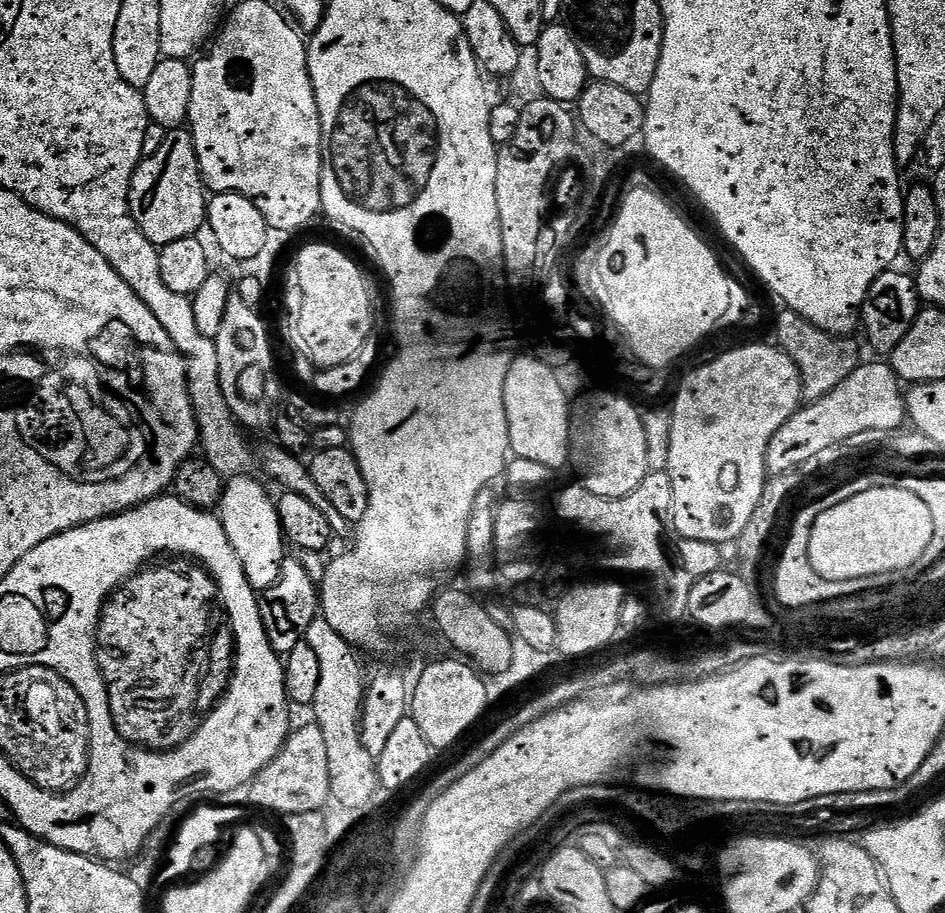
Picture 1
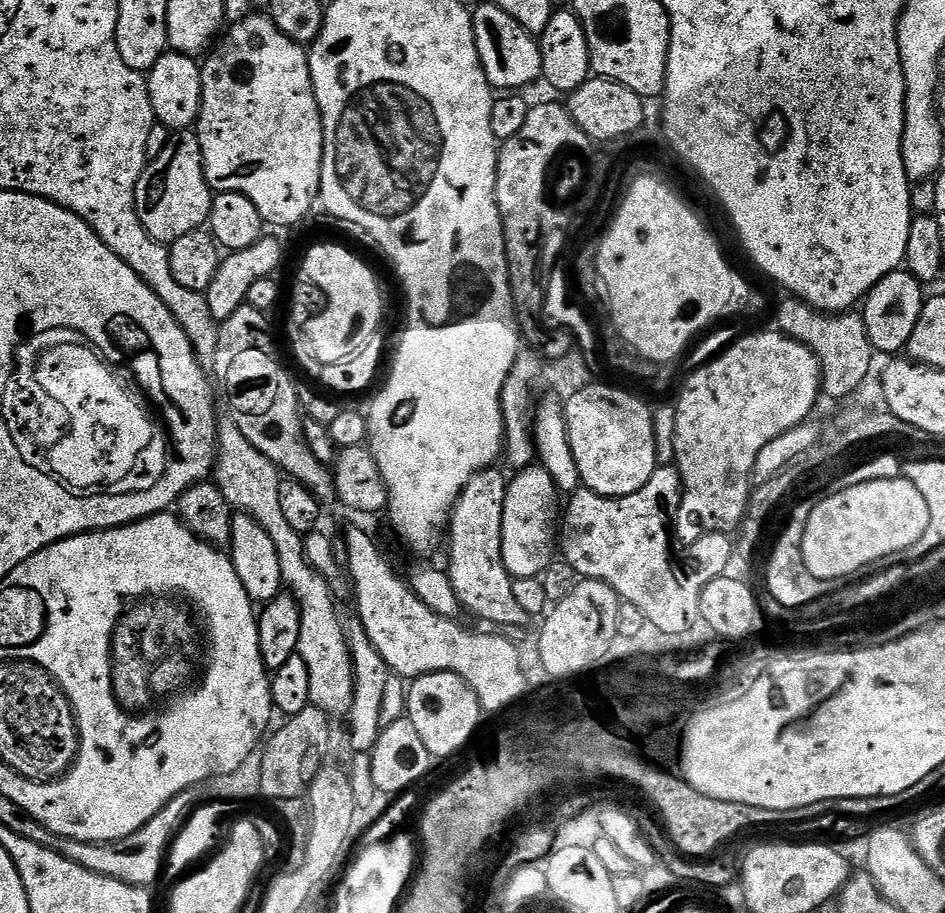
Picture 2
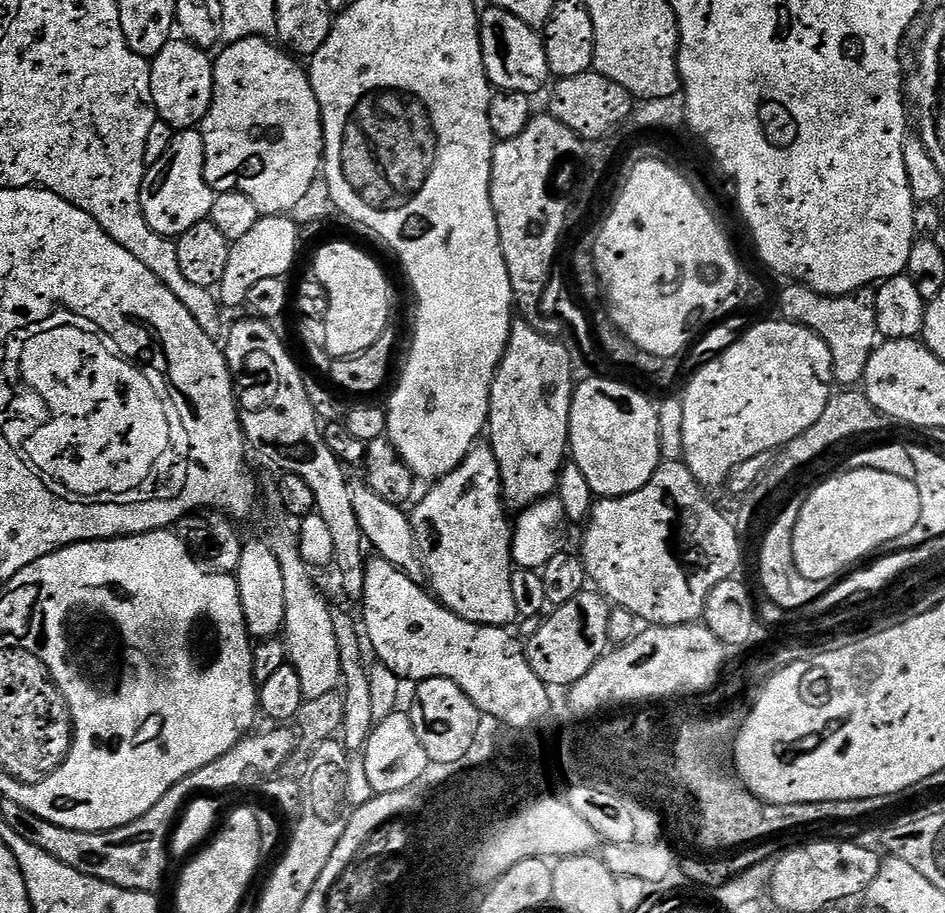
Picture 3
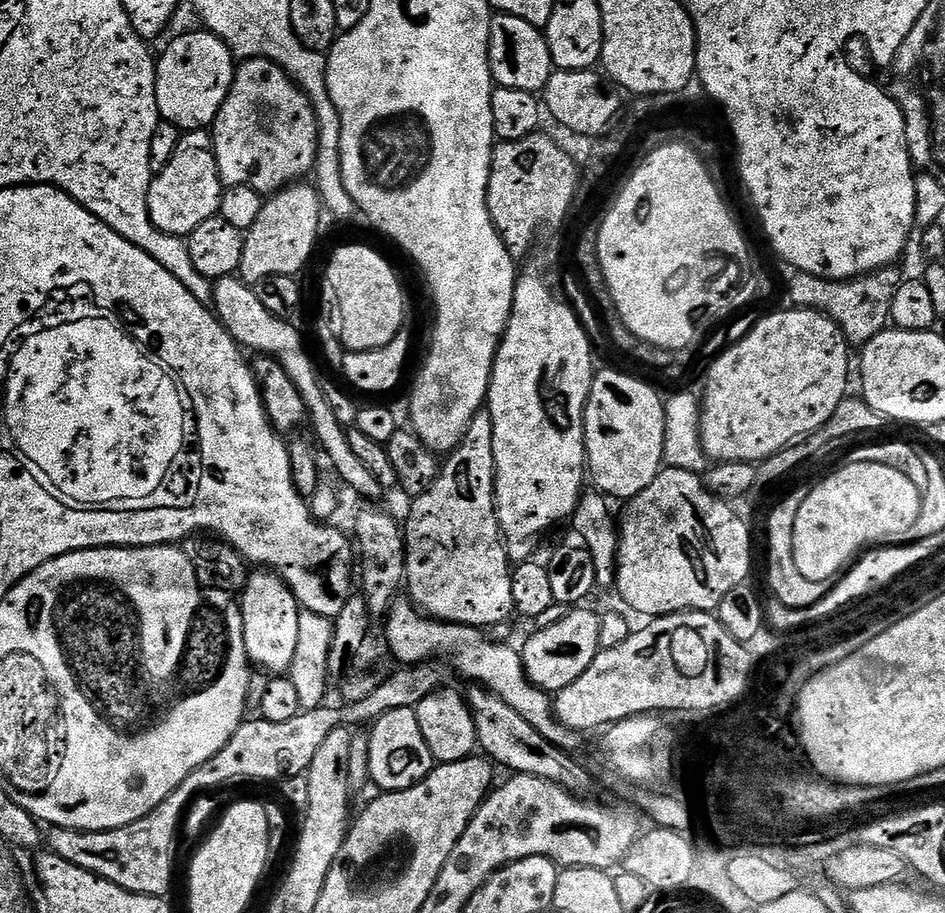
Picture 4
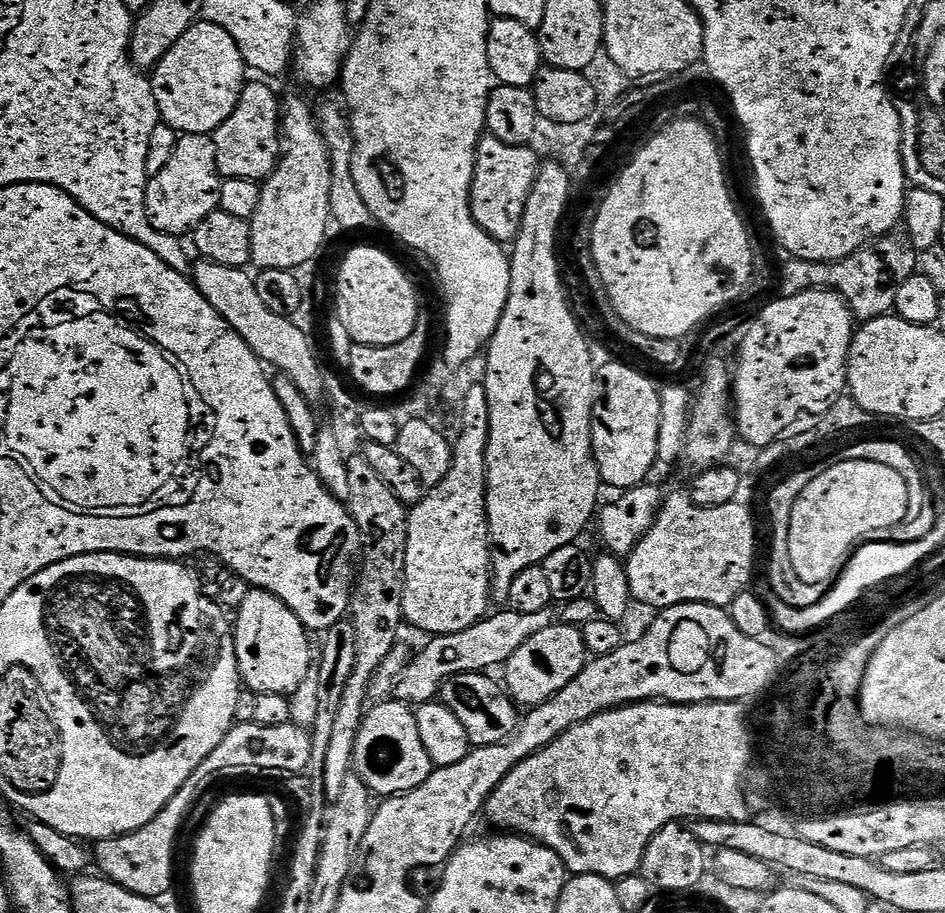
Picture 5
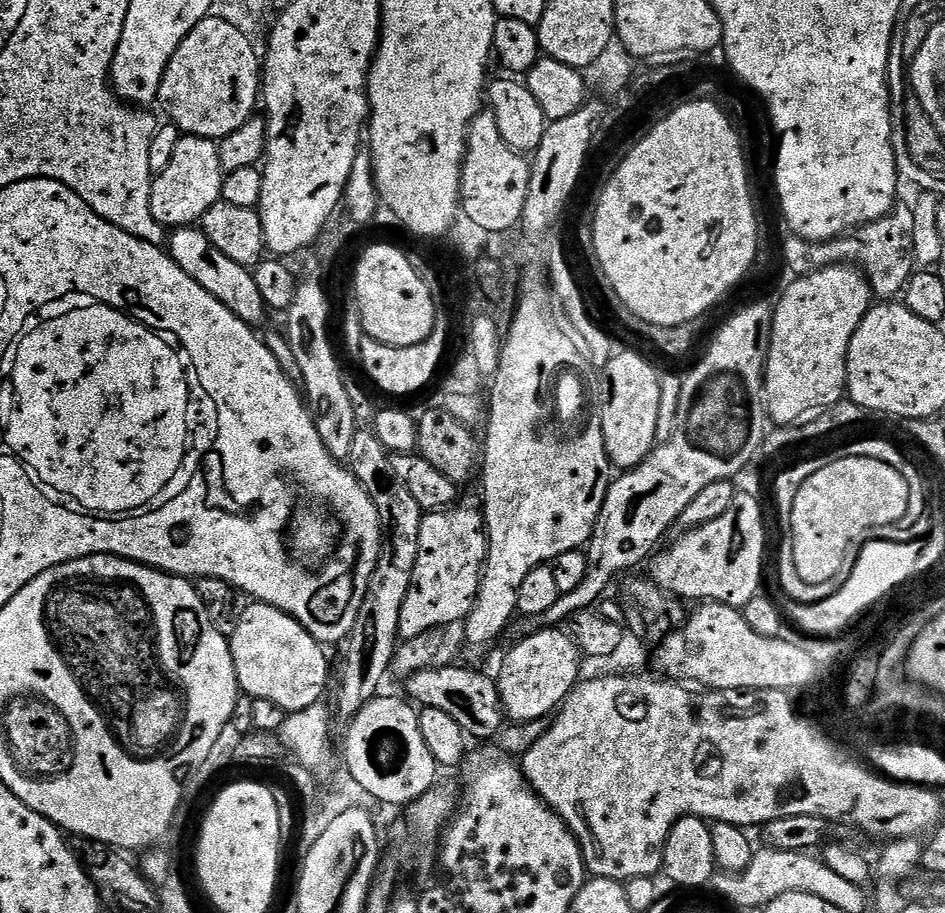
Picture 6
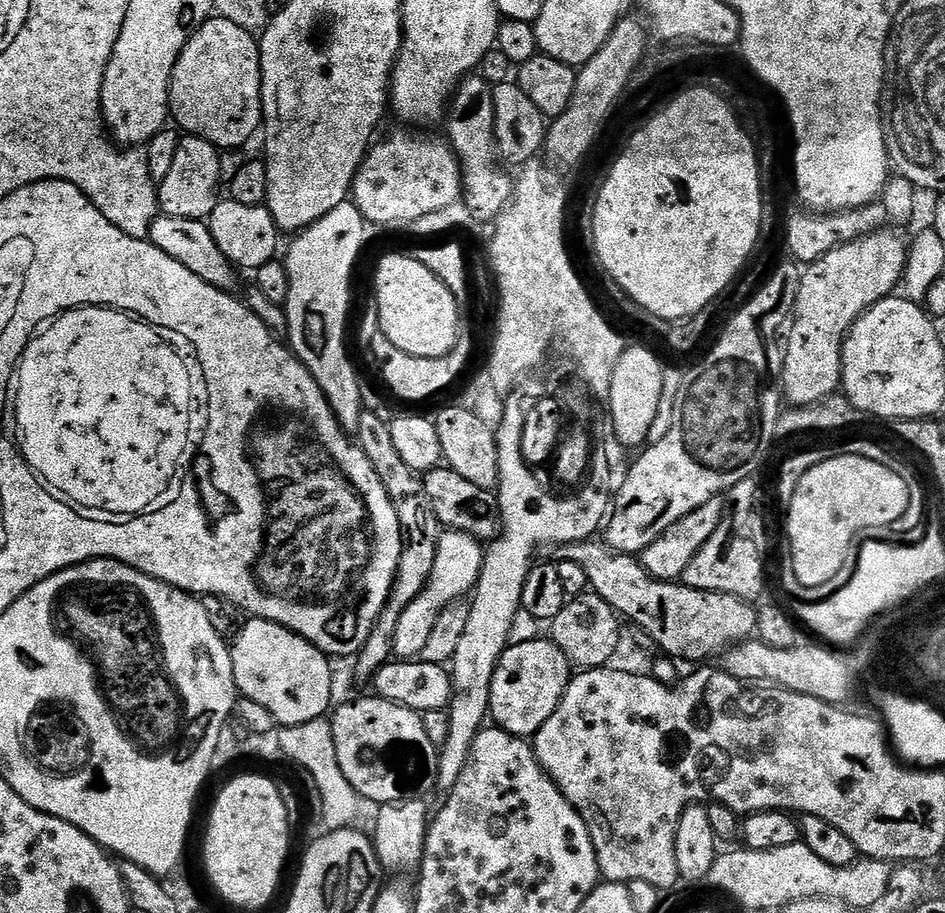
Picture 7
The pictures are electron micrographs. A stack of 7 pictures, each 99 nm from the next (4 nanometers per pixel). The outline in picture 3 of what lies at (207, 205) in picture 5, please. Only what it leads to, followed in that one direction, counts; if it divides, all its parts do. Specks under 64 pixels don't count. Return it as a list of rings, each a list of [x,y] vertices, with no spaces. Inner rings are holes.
[[[185,128],[177,131],[172,137],[170,146],[166,146],[166,154],[158,158],[158,162],[147,165],[142,182],[142,214],[150,226],[165,238],[175,238],[186,234],[190,226],[198,226],[198,222],[209,219],[217,193],[204,177],[204,143],[202,134],[196,128]]]

